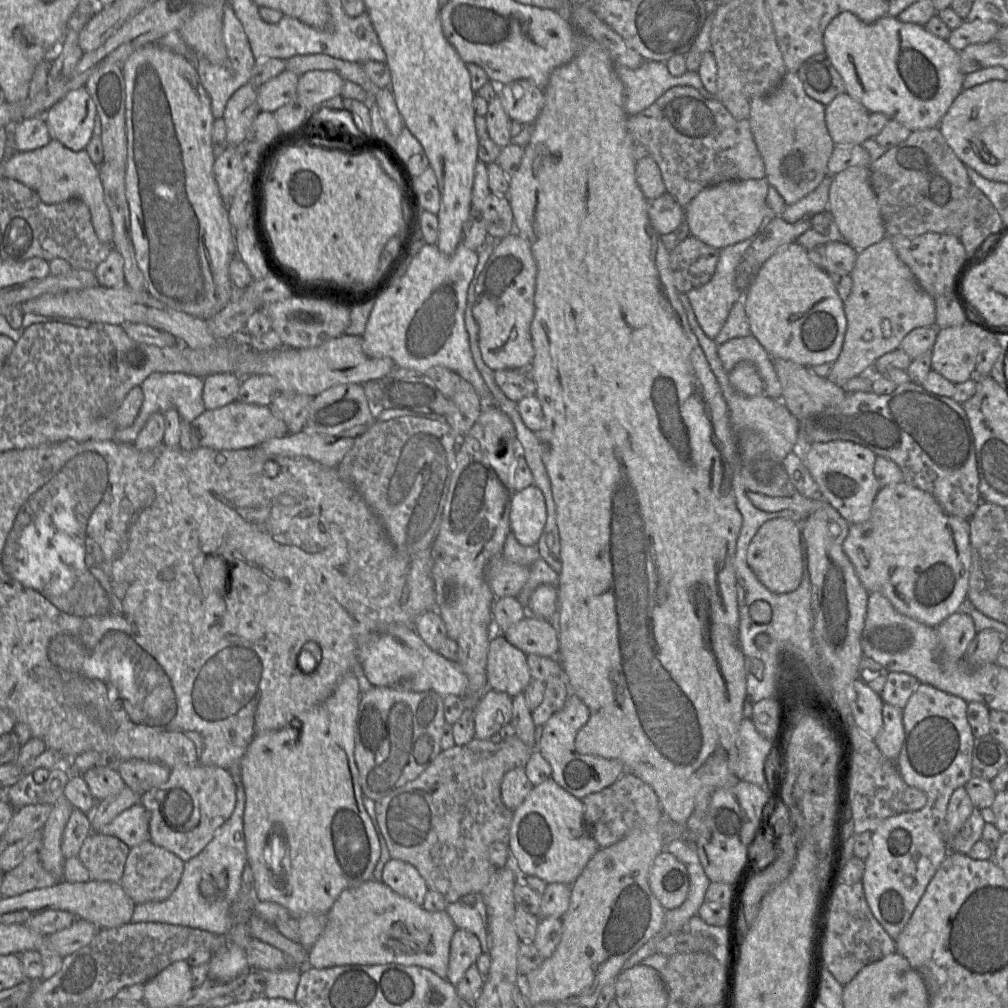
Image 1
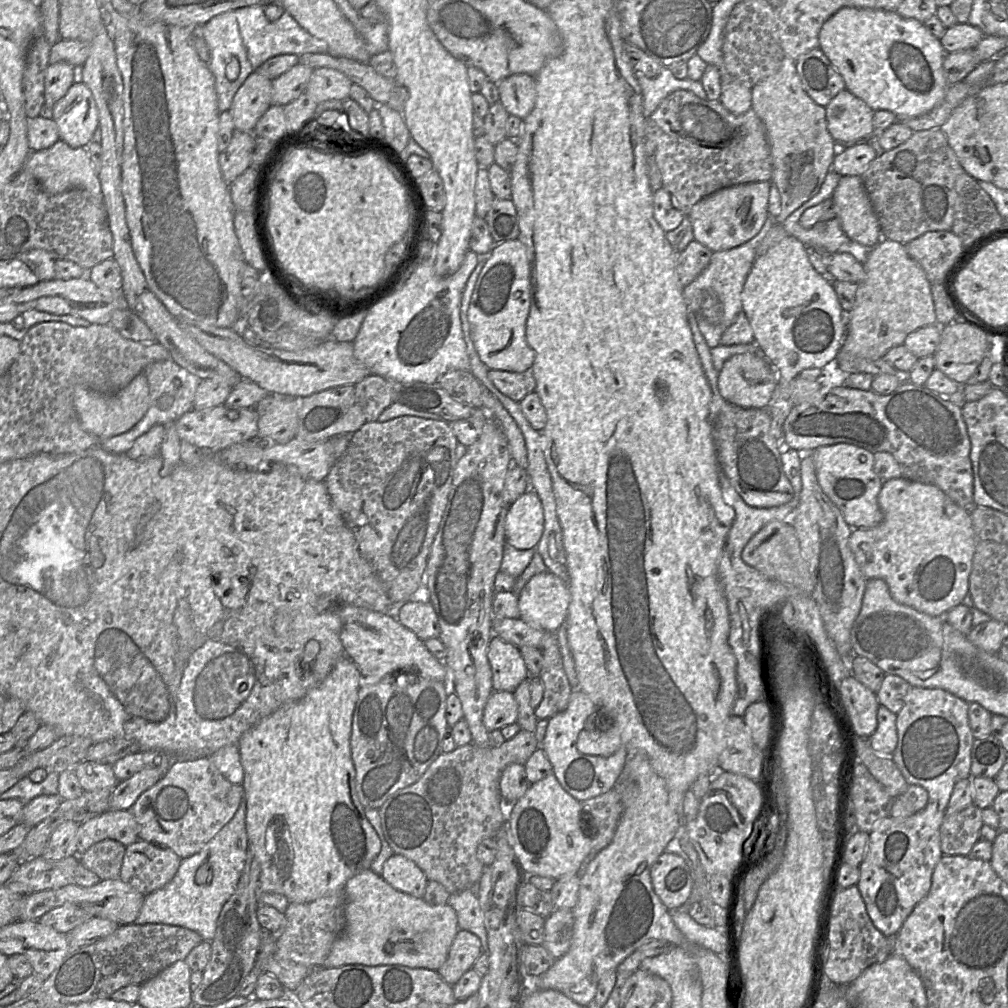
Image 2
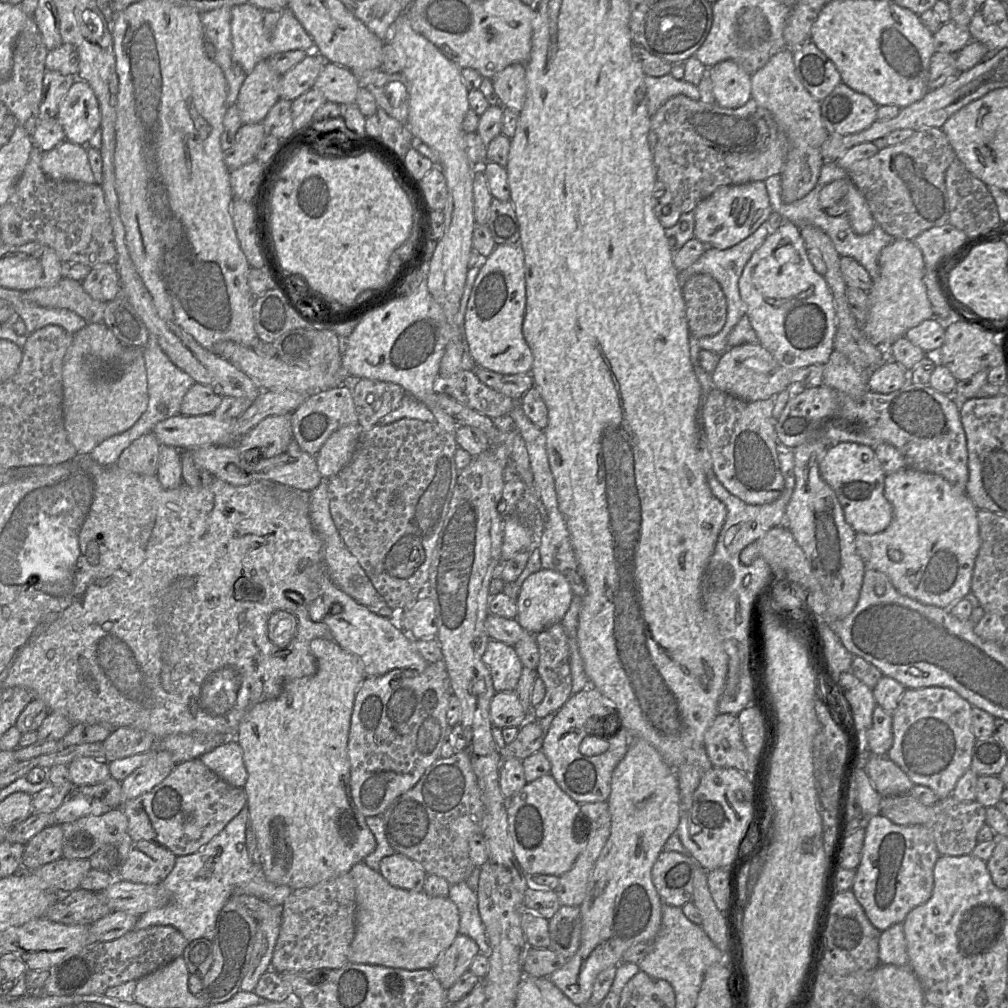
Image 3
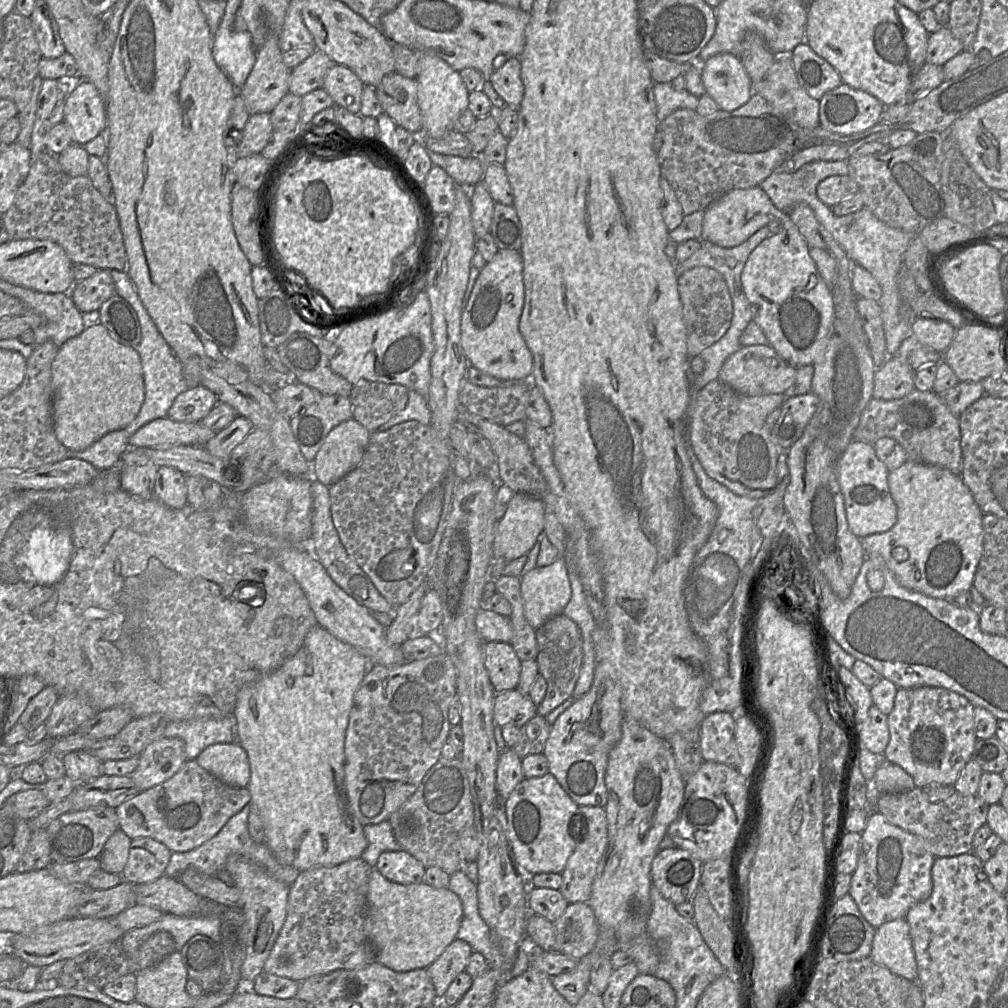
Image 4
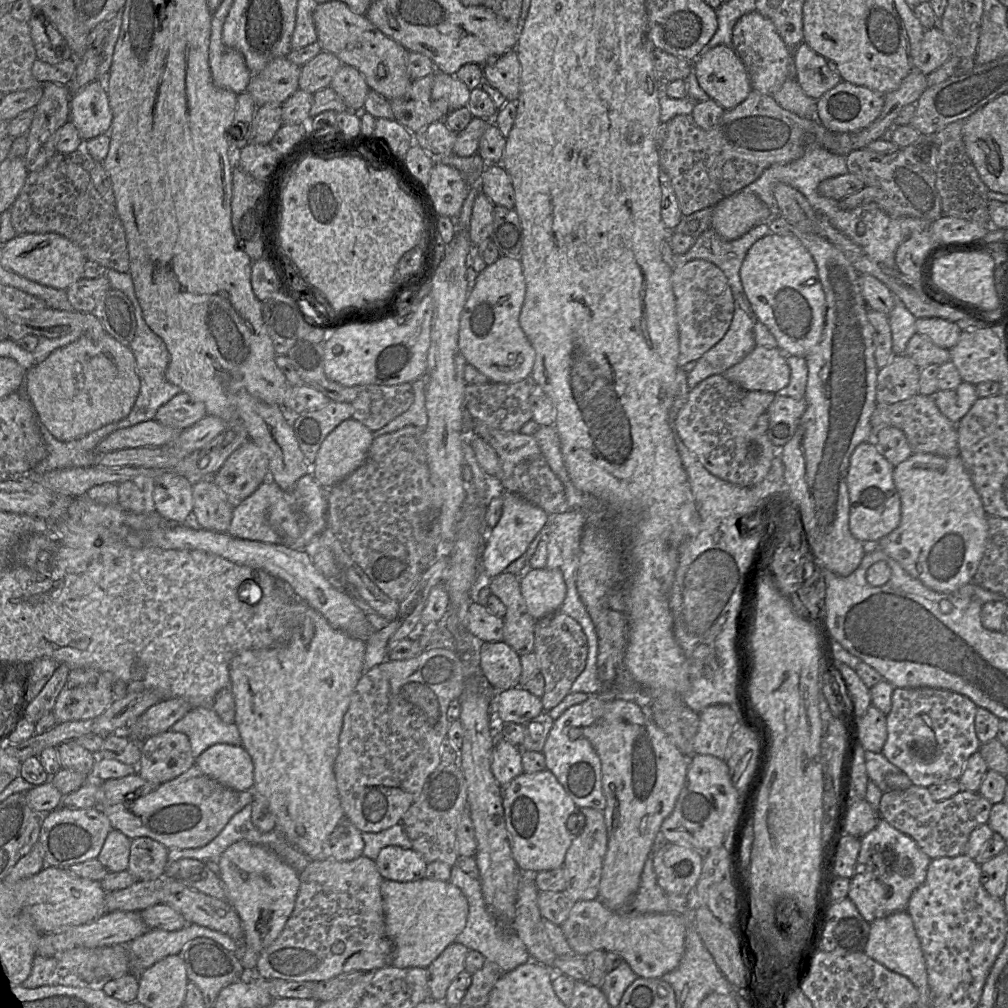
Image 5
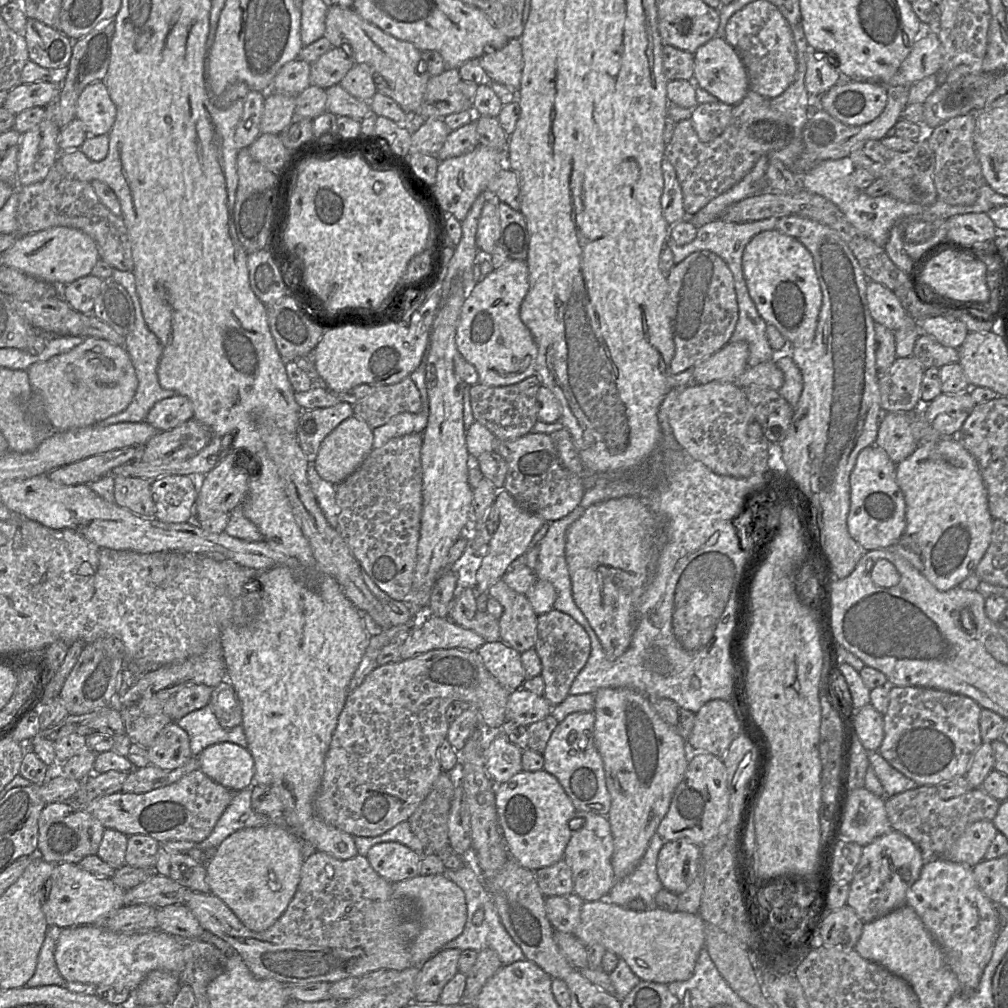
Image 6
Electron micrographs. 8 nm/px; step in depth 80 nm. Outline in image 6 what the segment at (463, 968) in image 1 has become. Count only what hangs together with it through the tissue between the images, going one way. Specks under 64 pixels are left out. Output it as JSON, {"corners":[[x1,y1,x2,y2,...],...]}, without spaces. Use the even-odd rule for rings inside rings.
{"corners":[[459,949,440,951,419,967,414,1002,438,1002,444,986,458,972,460,954]]}

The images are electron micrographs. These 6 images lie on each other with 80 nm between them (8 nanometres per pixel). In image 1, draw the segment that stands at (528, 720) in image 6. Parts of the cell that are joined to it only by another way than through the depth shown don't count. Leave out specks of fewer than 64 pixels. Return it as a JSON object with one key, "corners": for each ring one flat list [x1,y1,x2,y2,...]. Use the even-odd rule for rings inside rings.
{"corners":[[487,689,474,709,475,738,489,740,492,735,499,733,503,726,511,723,512,708,512,697,504,692]]}

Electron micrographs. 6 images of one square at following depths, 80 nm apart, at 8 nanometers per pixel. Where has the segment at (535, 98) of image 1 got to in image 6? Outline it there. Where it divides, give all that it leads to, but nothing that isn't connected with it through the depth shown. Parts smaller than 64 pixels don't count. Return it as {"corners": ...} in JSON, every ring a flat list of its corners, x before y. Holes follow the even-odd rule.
{"corners":[[511,39,501,49,488,48,480,58,485,71,485,82,497,82,517,92,524,67,519,39]]}

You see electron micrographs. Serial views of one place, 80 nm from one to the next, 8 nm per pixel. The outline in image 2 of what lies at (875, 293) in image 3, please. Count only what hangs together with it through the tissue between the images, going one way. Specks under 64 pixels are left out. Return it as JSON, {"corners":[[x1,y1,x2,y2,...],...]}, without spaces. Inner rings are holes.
{"corners":[[883,238,870,252,863,264,866,278,856,291,856,300,851,311,846,313,846,335,836,360,865,358,876,360,882,358,893,347,903,345,906,337,919,328,938,324,931,293,931,284,922,267,912,259,905,245]]}

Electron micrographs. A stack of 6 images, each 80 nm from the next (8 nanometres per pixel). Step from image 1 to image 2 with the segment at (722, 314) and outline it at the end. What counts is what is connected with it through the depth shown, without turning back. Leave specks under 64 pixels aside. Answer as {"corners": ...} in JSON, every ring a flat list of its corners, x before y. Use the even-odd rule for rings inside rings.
{"corners":[[768,214,759,232,747,242,729,250,712,252,707,267,696,277,695,280,684,286,682,289,688,308,695,314,699,330,710,348,720,345,722,333,735,321,737,315,743,310,741,301,743,285,756,258,758,246,774,224,773,217,774,216],[705,290,712,290,722,304,723,315,717,324,708,323,699,313,702,303,702,292]]}

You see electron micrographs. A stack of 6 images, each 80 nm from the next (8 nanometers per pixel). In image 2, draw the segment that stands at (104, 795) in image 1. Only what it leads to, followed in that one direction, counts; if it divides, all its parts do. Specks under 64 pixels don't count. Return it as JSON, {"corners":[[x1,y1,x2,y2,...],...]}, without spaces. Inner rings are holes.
{"corners":[[84,760,76,765,73,770,84,791,114,789,119,783,112,765,109,764]]}

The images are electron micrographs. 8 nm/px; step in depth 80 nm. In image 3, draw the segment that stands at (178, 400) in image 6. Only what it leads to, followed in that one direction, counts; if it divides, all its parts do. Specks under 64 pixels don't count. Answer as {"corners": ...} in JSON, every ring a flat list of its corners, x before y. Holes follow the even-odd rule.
{"corners":[[195,382,182,399,179,414,197,416,211,414,219,406,223,397,204,384]]}

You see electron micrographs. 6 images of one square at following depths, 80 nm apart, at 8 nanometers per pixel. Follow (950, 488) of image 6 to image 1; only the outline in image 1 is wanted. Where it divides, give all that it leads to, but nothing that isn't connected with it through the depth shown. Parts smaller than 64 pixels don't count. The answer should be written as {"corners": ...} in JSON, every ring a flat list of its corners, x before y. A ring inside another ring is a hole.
{"corners":[[904,481,881,488,869,519,850,525,842,548,863,587,869,593,881,593,898,613,929,627,937,627,948,616,962,610,971,567,969,520,946,513,928,492]]}

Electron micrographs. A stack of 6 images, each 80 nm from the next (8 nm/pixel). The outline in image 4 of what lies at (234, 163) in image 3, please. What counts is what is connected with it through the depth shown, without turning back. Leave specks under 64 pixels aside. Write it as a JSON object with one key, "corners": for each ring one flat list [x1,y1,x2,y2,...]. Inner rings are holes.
{"corners":[[270,113,250,115,242,134,242,139,235,150,233,158,244,158,259,154,266,147,274,132]]}

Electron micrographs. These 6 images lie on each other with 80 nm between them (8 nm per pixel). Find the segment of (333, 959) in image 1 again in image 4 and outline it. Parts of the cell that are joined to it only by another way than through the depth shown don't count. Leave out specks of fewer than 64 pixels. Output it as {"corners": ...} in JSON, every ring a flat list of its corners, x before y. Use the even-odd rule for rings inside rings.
{"corners":[[372,870,365,933,374,949,375,962,396,972,426,969,456,939,462,917,461,900,449,888,434,888,424,882,399,884]]}

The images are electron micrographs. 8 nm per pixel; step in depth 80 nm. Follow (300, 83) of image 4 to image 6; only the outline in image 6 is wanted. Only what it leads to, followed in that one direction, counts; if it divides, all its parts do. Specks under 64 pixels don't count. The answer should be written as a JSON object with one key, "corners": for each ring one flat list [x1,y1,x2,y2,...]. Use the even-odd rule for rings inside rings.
{"corners":[[333,47,310,64,310,83,323,89,338,85,354,64,346,49]]}

